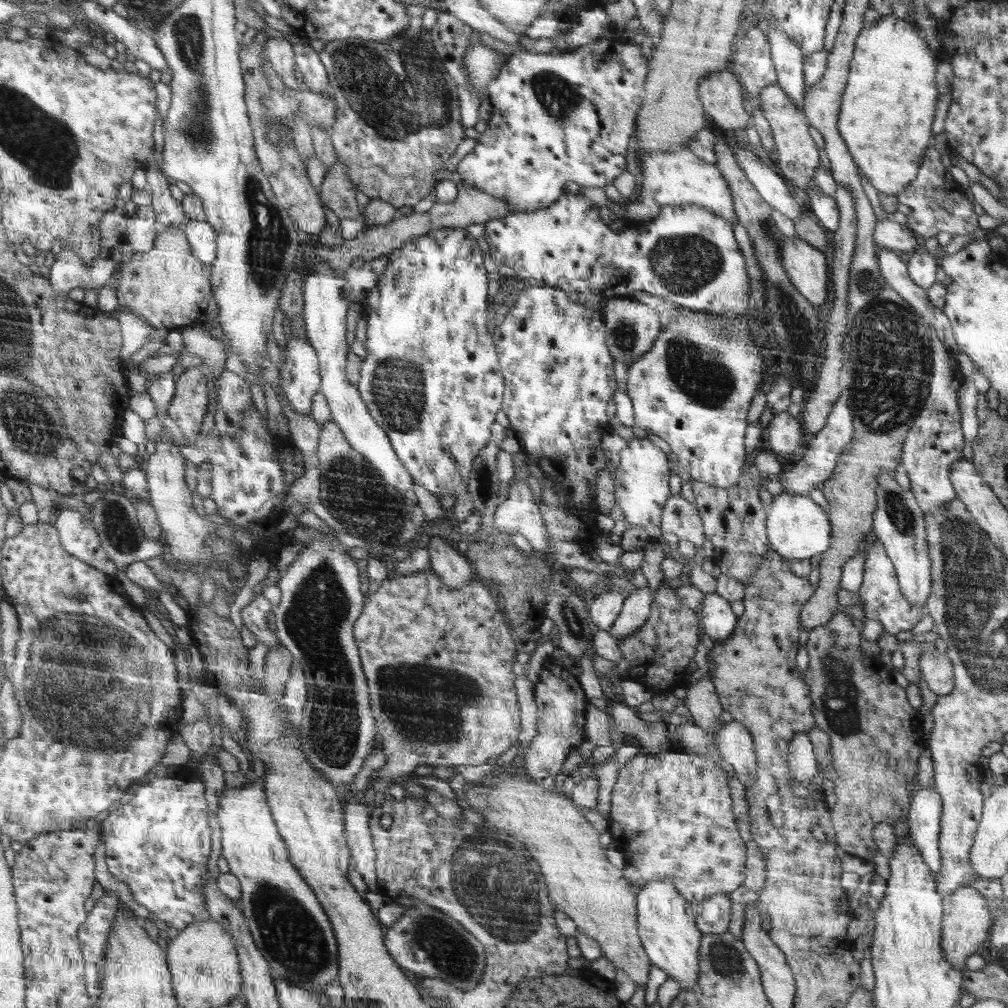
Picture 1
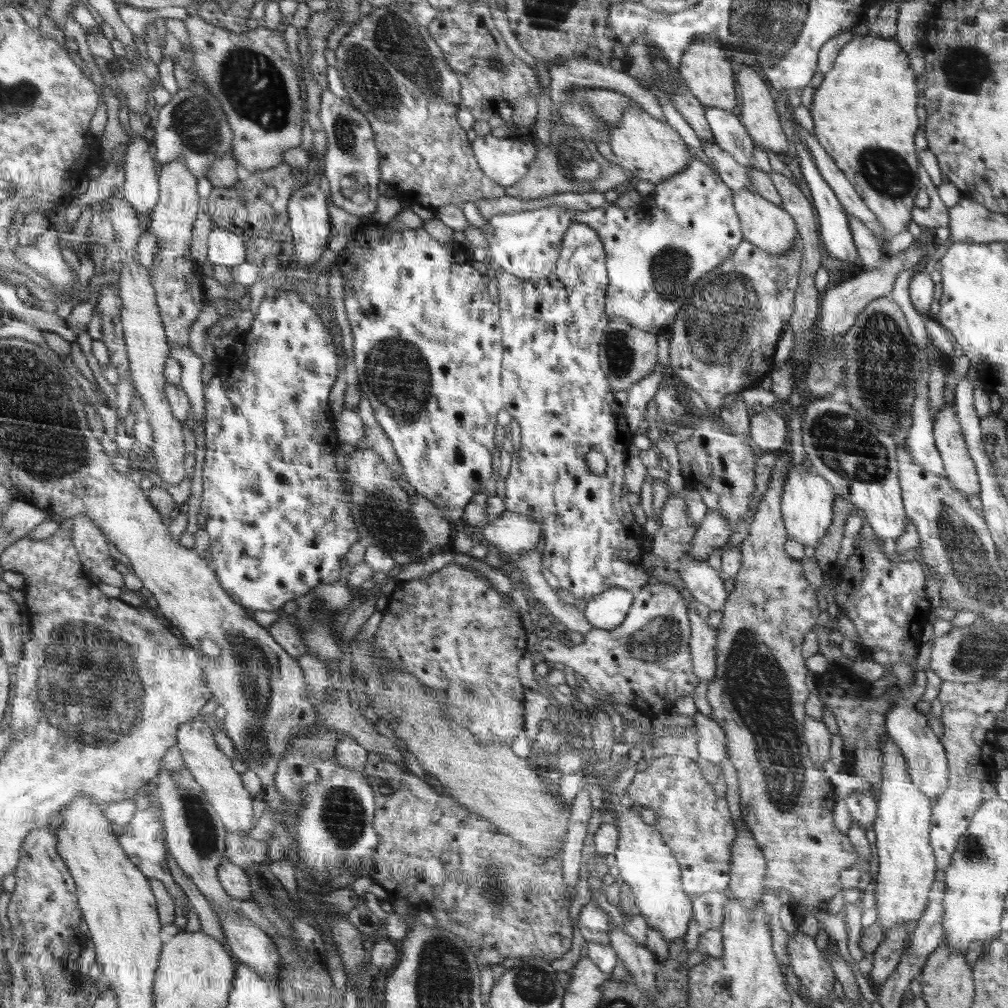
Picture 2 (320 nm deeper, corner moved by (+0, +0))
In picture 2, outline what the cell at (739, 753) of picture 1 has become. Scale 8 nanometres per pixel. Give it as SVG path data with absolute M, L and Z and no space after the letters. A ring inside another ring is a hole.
M697 712L694 726L698 735L698 753L700 759L710 763L721 764L729 759L729 740L725 729L715 721Z

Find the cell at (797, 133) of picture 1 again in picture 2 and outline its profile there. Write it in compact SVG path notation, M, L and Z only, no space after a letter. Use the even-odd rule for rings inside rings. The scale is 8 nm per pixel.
M742 68L737 75L743 98L740 120L759 149L774 151L782 156L788 140L782 132L780 118L774 108L776 104L770 98L766 84L750 68Z

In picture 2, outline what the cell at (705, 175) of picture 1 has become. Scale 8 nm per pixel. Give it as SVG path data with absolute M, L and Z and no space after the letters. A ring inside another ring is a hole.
M634 107L624 109L619 121L612 125L609 143L616 163L633 174L634 182L645 180L655 185L684 171L692 162L689 147L677 129Z

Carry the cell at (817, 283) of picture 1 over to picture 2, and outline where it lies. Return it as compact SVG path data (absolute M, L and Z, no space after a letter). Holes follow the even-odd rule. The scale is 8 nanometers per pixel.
M754 191L733 193L733 200L736 211L740 215L744 238L748 242L775 255L785 255L788 251L793 250L798 232L796 219L791 213Z

